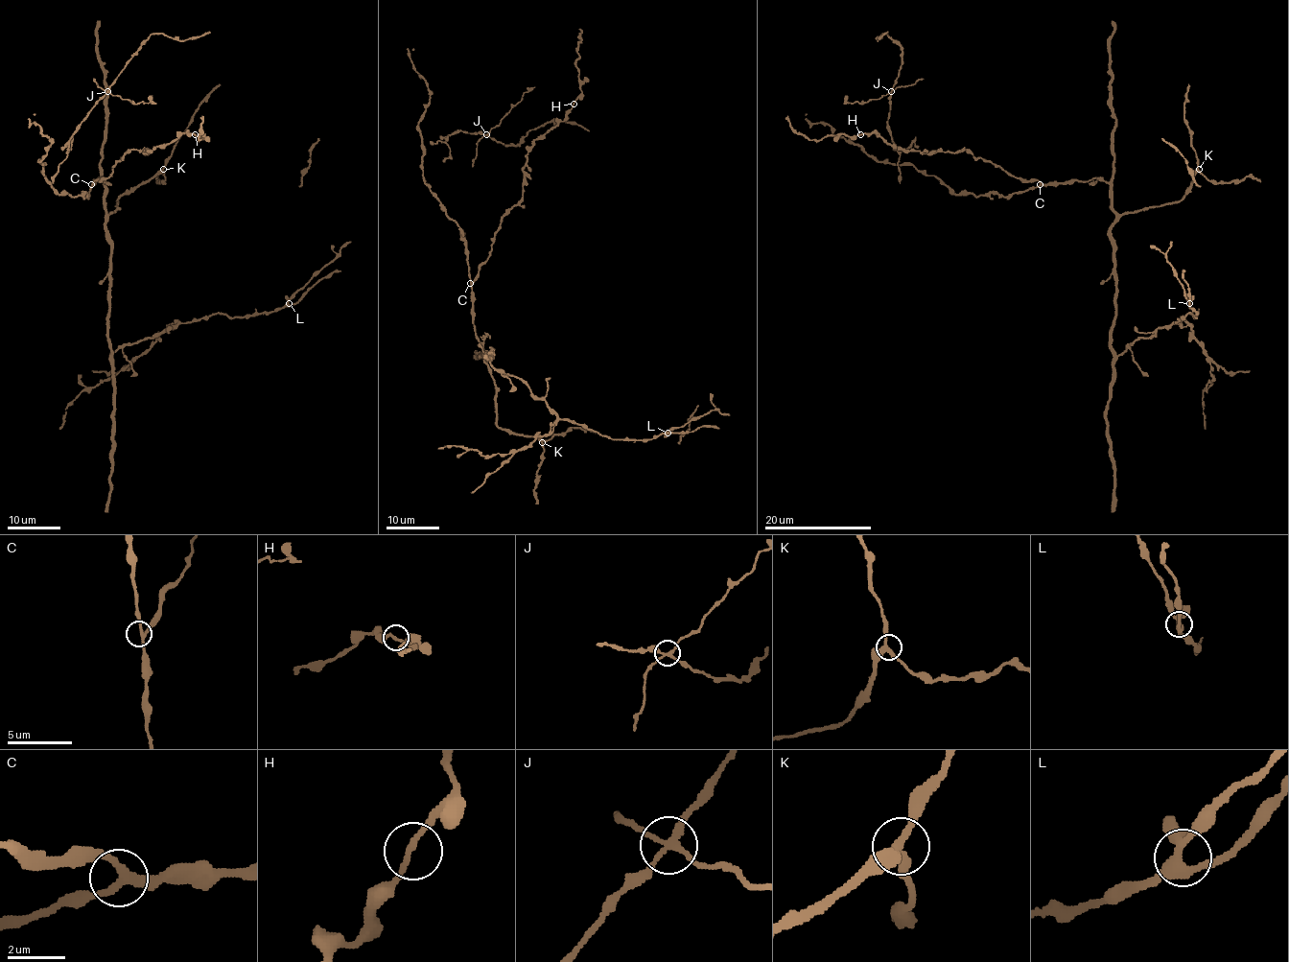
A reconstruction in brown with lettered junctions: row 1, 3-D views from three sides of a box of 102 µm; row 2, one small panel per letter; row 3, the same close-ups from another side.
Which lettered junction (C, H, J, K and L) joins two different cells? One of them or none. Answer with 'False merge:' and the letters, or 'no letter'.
False merge: J

